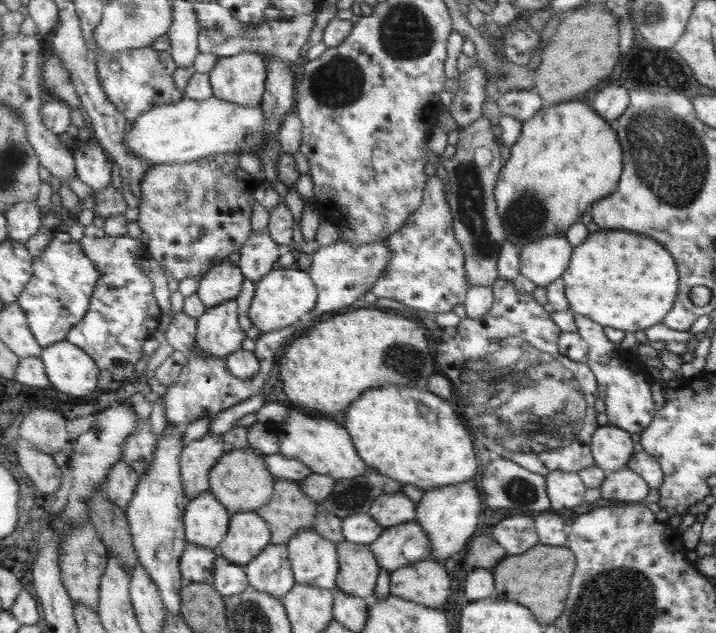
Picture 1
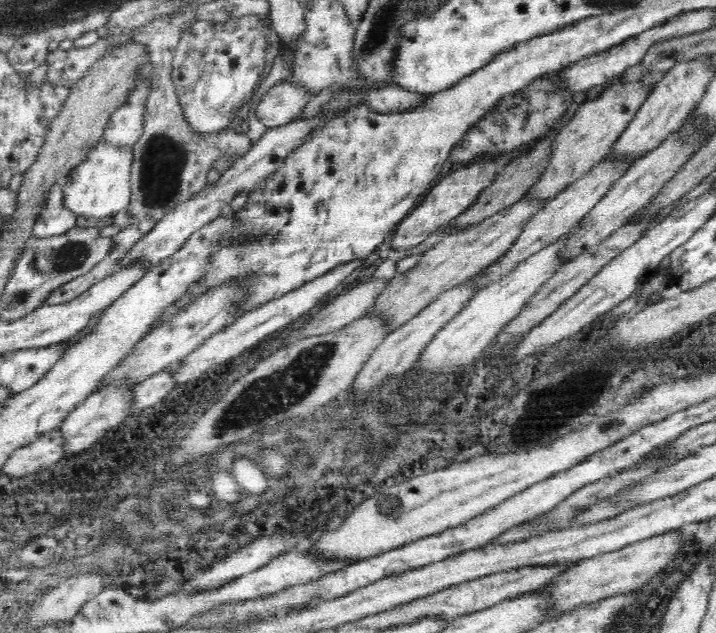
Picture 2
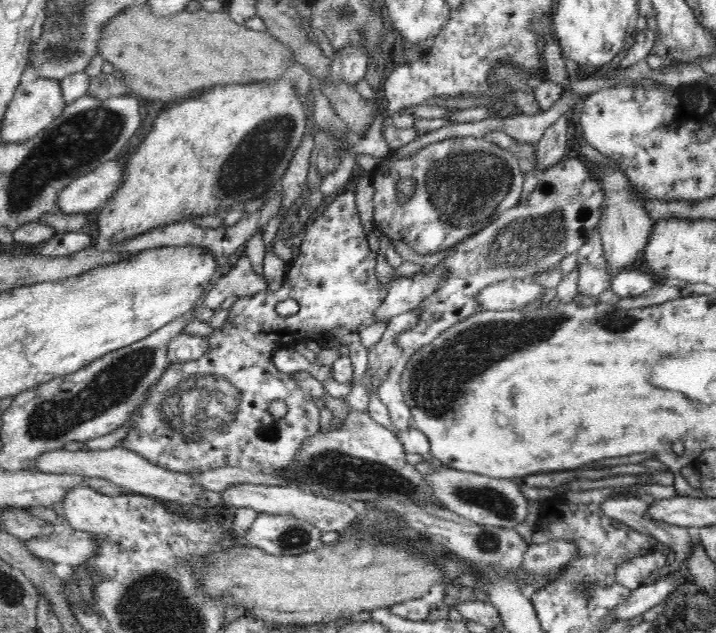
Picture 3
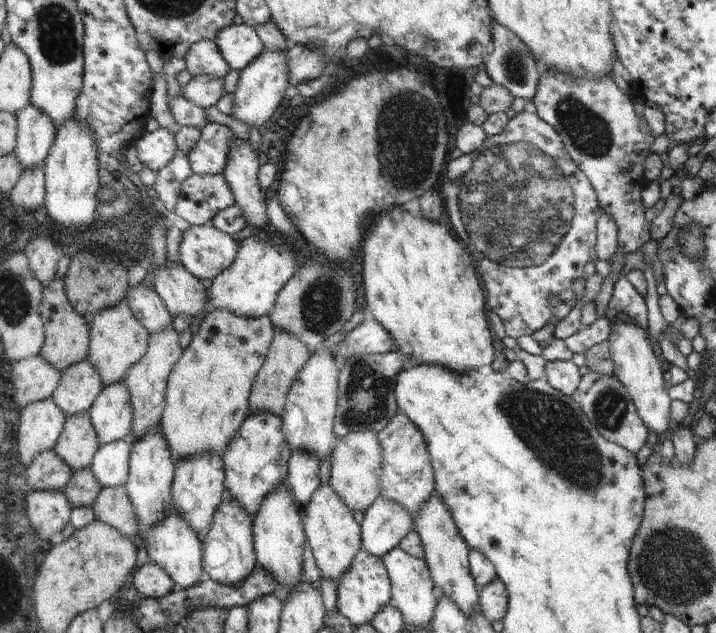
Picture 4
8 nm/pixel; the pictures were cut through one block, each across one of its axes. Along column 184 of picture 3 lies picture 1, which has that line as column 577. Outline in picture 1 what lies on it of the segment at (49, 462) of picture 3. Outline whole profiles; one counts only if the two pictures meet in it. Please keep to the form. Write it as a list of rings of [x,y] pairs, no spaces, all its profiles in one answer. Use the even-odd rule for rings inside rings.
[[[552,470],[547,476],[547,491],[551,499],[550,511],[577,506],[583,501],[585,490],[576,472]]]

